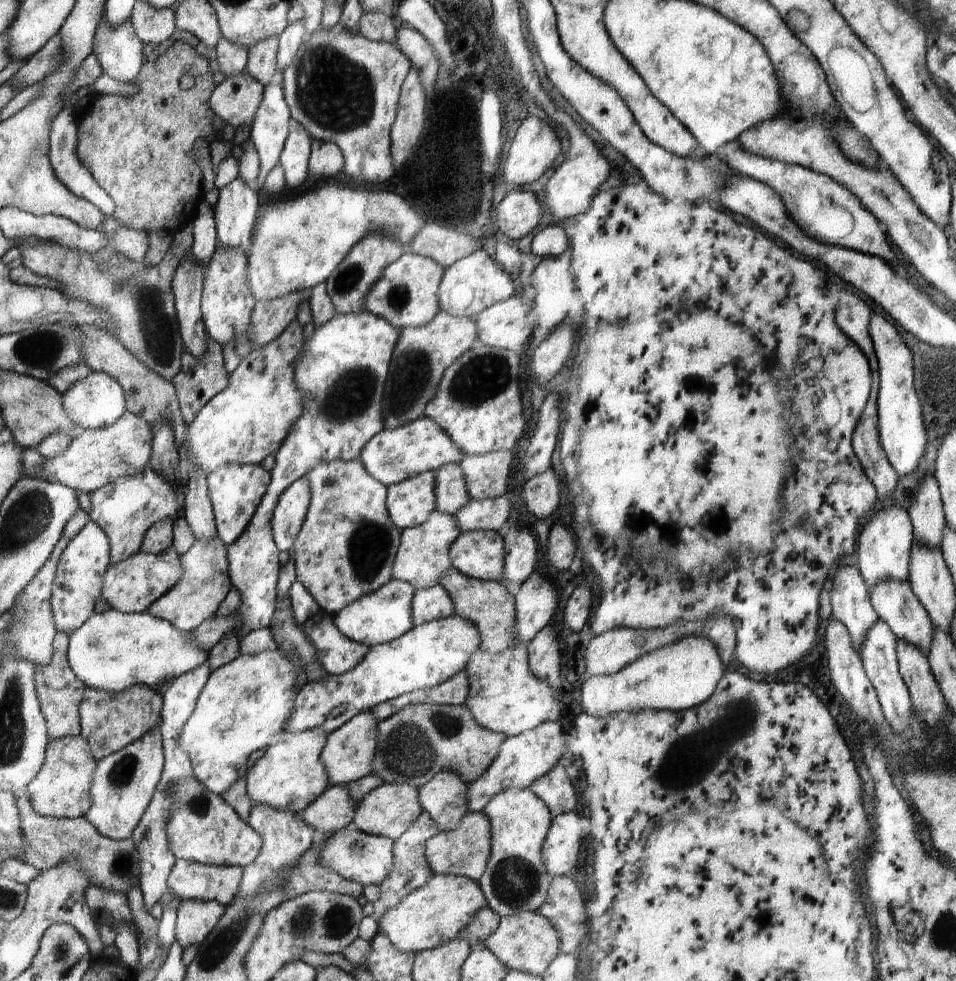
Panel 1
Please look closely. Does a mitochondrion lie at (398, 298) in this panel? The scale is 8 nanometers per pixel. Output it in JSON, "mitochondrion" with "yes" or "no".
{"mitochondrion":"yes"}

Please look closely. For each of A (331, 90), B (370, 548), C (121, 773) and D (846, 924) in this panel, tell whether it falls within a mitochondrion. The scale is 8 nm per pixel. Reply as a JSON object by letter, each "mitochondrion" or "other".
{"A":"mitochondrion","B":"mitochondrion","C":"mitochondrion","D":"other"}

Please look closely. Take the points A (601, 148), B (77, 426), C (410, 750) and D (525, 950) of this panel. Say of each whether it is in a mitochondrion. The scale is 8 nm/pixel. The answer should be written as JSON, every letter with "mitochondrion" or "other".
{"A":"other","B":"other","C":"mitochondrion","D":"other"}

